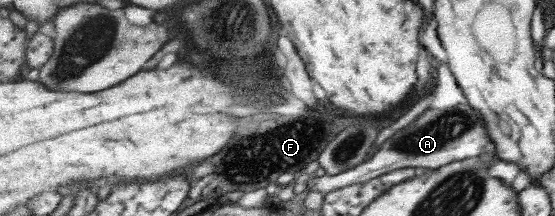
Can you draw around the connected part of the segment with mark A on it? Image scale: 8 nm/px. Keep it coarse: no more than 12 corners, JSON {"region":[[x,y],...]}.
{"region":[[469,103],[429,109],[353,169],[309,179],[324,195],[396,169],[479,157],[493,142]]}

